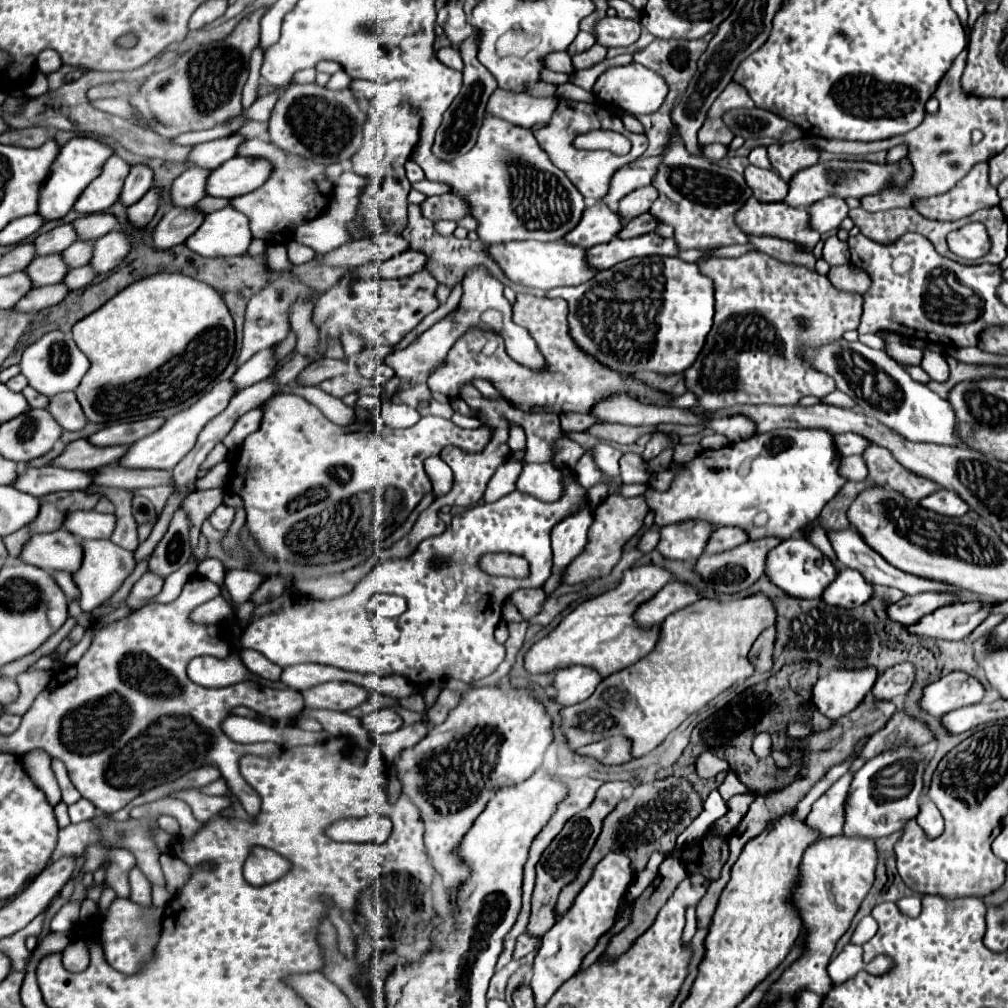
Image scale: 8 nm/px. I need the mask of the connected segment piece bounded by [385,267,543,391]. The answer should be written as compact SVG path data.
M471 267L471 271L467 271L467 275L463 277L463 299L459 303L459 309L451 311L447 317L443 317L439 323L435 323L431 329L427 329L407 349L395 351L385 359L385 363L395 369L395 375L401 381L399 391L425 383L429 379L429 375L447 357L447 351L453 347L455 339L459 339L469 327L483 327L483 329L491 329L491 331L499 333L505 339L507 353L517 363L523 363L523 365L531 367L533 371L543 369L543 355L539 353L535 341L523 327L515 325L511 319L511 303L503 295L503 283L499 279L495 279L485 267Z

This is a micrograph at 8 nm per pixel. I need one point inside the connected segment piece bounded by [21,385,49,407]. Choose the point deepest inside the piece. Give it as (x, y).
(33, 398)

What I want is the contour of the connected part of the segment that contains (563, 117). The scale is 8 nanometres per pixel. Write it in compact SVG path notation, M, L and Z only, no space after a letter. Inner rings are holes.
M561 99L559 101L559 107L555 109L551 121L547 127L543 129L535 129L533 131L535 139L539 141L539 145L549 153L551 161L561 167L561 171L565 171L565 175L571 179L571 183L579 189L579 193L585 197L585 199L593 199L593 201L601 201L603 195L607 195L609 191L609 185L611 185L611 177L615 175L617 169L621 169L623 165L627 163L633 163L635 159L639 159L649 143L647 143L647 137L645 135L637 135L637 133L631 133L625 129L623 121L615 121L613 115L599 115L597 113L597 107L593 109L591 103L579 103L579 101L571 101L571 99ZM593 129L611 129L611 131L617 131L621 135L625 135L629 141L631 141L631 153L629 155L613 155L606 150L581 150L573 147L573 139L581 133L589 133Z

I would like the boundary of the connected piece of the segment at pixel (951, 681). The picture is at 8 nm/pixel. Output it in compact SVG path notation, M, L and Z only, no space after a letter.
M955 671L925 687L921 707L931 715L941 717L947 711L975 705L983 697L985 697L985 687L981 685L979 679L963 671Z

